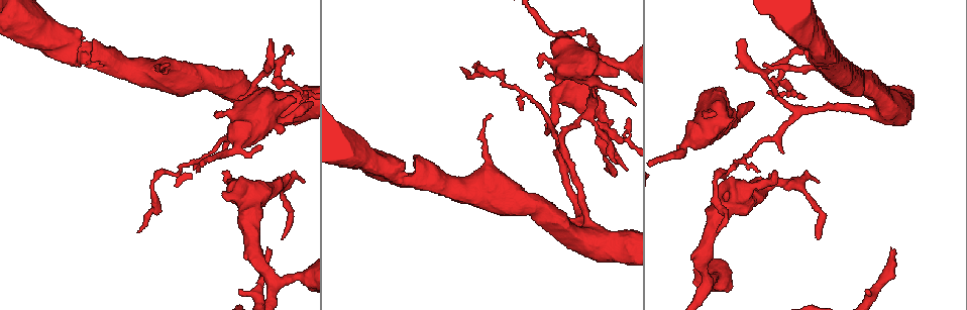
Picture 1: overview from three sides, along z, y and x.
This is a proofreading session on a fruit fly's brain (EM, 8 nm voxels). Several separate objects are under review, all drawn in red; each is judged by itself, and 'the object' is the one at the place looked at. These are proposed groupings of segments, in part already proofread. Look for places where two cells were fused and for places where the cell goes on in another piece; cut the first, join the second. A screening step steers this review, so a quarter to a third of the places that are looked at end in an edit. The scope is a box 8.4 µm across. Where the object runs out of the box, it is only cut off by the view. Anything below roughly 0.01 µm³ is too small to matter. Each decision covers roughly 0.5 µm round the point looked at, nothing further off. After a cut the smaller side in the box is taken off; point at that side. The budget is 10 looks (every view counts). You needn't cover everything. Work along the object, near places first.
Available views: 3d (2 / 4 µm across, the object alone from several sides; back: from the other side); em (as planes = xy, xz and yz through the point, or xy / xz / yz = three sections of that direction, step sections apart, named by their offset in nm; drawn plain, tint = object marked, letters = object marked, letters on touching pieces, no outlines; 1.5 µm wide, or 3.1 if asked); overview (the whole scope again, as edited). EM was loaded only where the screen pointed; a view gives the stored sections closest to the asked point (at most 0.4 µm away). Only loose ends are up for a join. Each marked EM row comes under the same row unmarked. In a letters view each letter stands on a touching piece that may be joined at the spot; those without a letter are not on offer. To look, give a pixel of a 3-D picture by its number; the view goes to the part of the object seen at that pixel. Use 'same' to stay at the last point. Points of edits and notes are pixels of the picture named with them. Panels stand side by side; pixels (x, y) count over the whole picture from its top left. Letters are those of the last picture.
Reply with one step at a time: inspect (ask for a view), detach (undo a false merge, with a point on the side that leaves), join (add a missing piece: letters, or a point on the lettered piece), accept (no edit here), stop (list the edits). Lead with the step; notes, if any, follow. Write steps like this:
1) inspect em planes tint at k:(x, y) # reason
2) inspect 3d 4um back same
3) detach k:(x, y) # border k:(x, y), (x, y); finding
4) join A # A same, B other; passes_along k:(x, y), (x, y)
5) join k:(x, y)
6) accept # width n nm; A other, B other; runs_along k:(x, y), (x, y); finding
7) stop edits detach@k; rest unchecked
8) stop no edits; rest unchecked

inspect 3d 2um back at 1:(776, 172) # free end

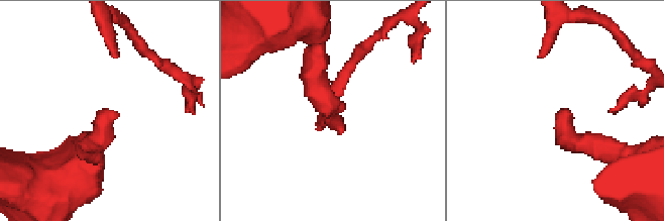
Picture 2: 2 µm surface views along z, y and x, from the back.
inspect em yz step 4 letters at 2:(341, 108)

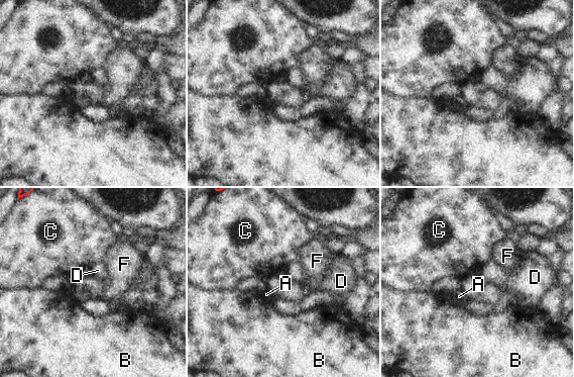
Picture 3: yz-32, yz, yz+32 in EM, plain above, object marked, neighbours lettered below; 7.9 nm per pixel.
inspect em planes letters same # cut it another way

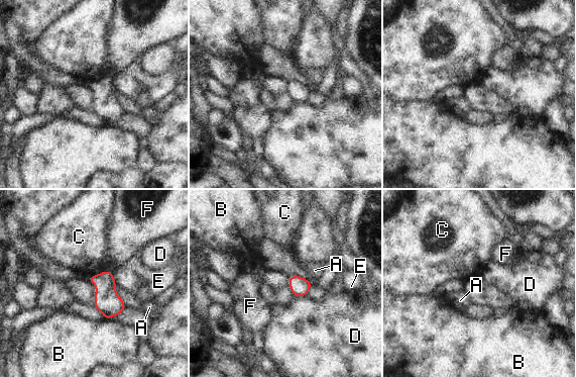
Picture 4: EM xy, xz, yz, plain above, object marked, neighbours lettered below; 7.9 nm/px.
accept # width 140 nm; longest_contact C 200 nm; A other, B other, C other, D other, E other, F other; none of them fits

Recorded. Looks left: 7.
inspect 3d 2um at 1:(266, 250) # branch stops here

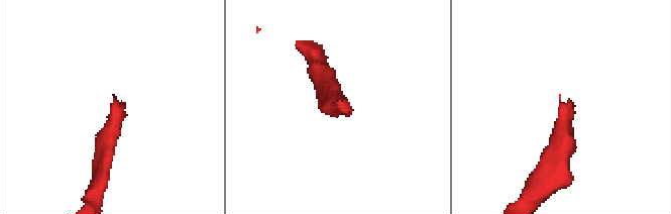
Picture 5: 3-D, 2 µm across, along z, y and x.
inspect em planes tint at 5:(115, 99) # now the EM

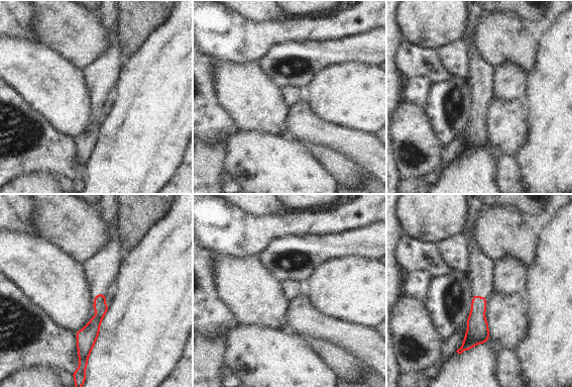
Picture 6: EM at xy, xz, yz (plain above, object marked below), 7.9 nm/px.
inspect em planes letters same # see the neighbours

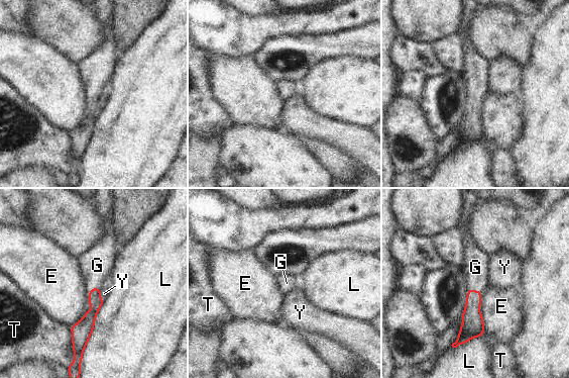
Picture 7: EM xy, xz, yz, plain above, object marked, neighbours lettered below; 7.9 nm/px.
join G # E other, G same, L other, T other, Y other; passes_along 7:(95, 301), (92, 288), (97, 265); it goes on there

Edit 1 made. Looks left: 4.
inspect 3d 2um at 1:(713, 189) # sharp bend

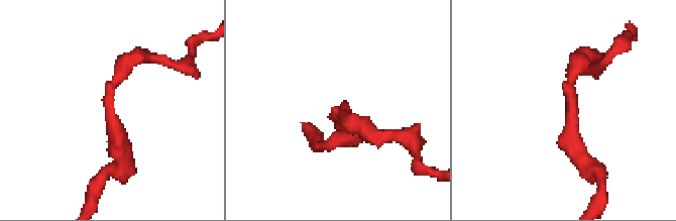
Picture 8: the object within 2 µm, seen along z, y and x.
inspect em xz step 4 tint at 8:(567, 114)

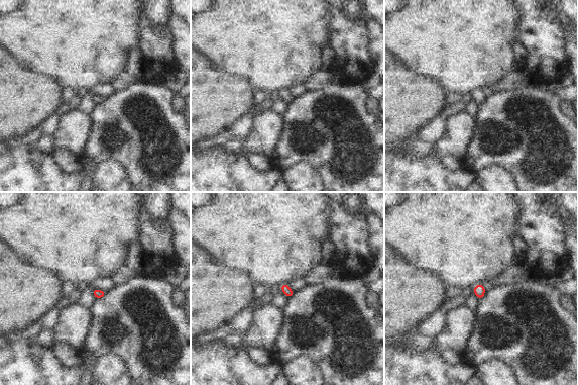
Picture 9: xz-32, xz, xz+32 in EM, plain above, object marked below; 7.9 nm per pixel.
inspect em yz step 8 letters same

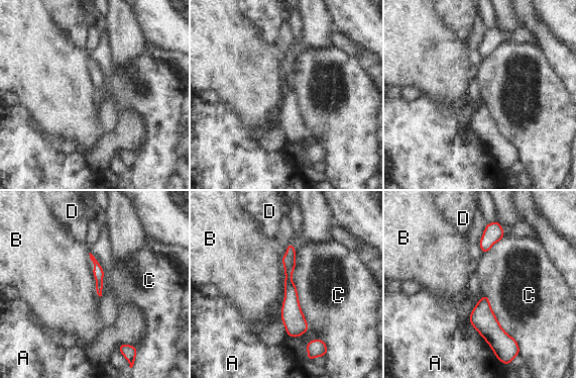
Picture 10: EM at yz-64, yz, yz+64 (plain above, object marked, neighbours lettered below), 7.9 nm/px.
accept # width 90 nm; A other, B other, C other, D other; border 10:(89, 253), (100, 297); one cell here

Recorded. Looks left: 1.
stop edits join@7; rest unchecked

